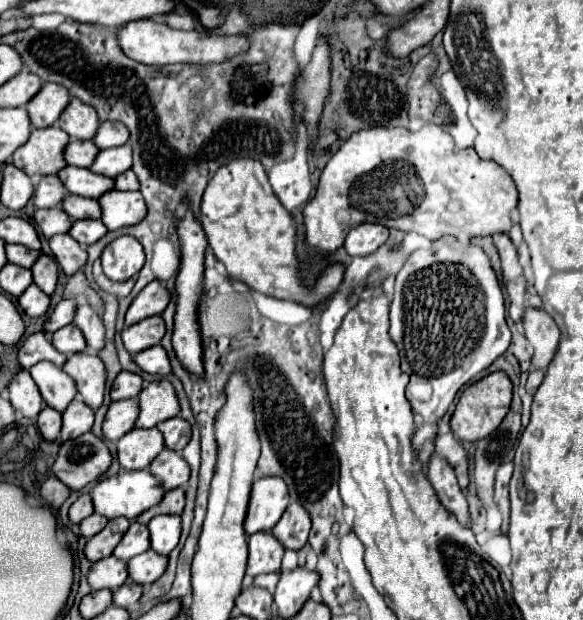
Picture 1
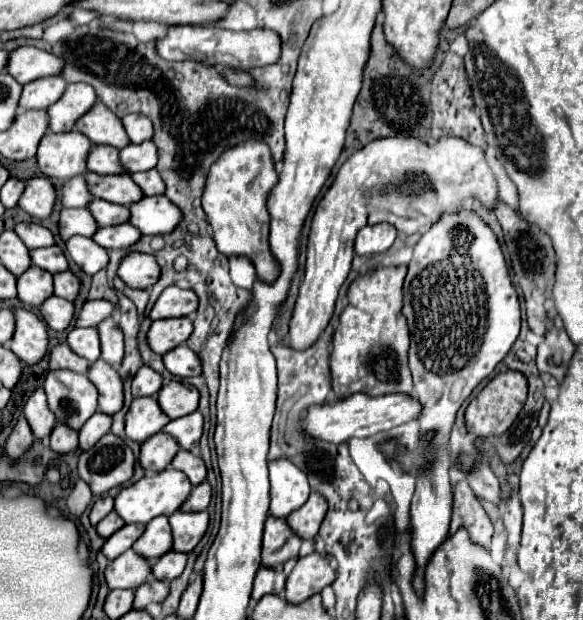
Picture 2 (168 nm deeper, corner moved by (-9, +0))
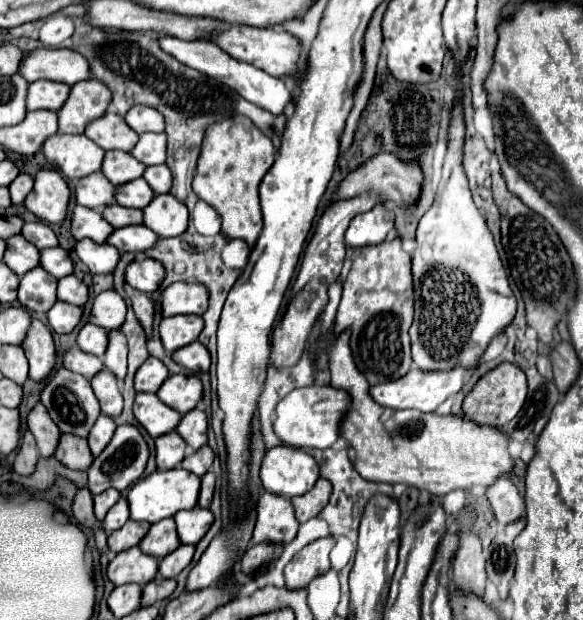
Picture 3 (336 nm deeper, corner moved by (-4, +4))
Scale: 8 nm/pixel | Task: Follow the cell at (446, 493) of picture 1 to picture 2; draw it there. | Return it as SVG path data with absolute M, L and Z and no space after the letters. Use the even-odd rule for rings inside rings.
M466 480L458 482L454 488L454 514L452 514L450 534L458 532L458 528L466 528L474 544L486 550L490 548L490 538L494 534L492 522Z

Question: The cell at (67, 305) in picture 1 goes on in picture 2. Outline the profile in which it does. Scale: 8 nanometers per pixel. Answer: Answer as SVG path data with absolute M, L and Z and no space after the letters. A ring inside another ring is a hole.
M88 300L76 320L76 326L98 326L102 320L110 318L114 312L114 304L108 300Z

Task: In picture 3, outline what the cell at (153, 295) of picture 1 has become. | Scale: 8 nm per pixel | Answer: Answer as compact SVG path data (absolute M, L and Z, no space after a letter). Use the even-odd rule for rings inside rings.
M175 282L161 292L161 314L201 314L207 308L207 292L201 284Z

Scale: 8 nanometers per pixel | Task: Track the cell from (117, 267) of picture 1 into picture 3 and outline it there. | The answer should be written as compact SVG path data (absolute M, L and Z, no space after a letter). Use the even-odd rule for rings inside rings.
M143 258L143 260L133 260L125 268L125 280L139 292L151 294L155 292L165 278L165 268L159 260L153 258Z

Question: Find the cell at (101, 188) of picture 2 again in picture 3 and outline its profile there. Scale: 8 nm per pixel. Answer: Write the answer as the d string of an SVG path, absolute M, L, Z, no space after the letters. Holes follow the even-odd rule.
M143 178L125 182L121 186L115 186L115 202L129 208L145 208L149 204L149 198L153 198L153 190L149 184L145 184Z

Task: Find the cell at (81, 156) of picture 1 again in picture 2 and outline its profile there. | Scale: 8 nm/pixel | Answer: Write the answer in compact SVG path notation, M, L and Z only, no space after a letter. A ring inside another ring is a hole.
M94 146L88 156L88 170L102 176L126 174L126 170L122 170L122 164L118 160L118 152L120 150L112 146Z

